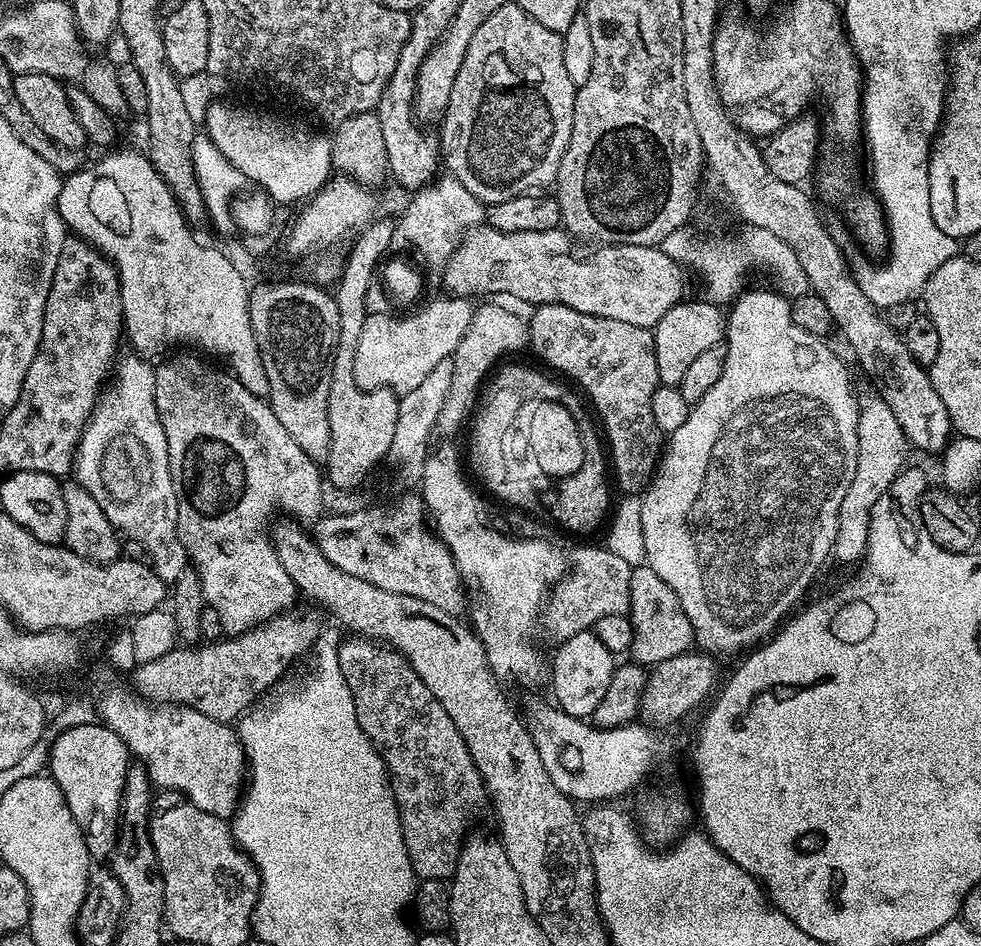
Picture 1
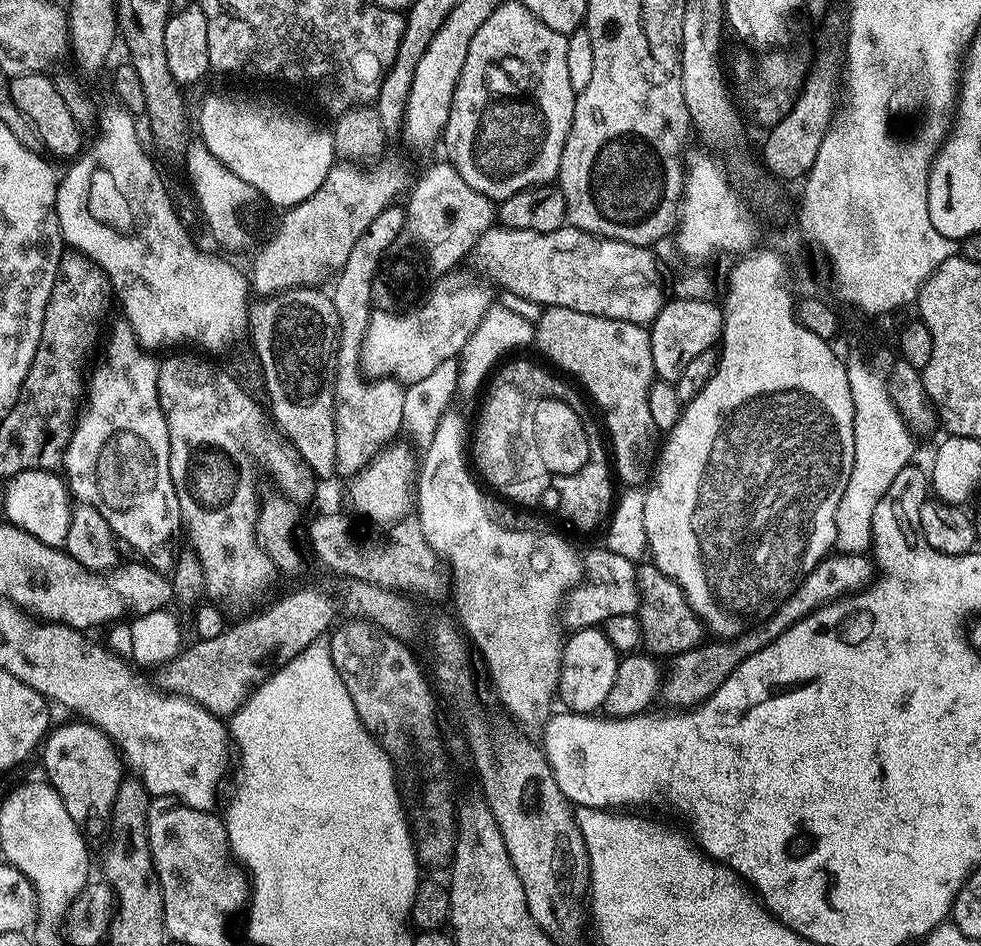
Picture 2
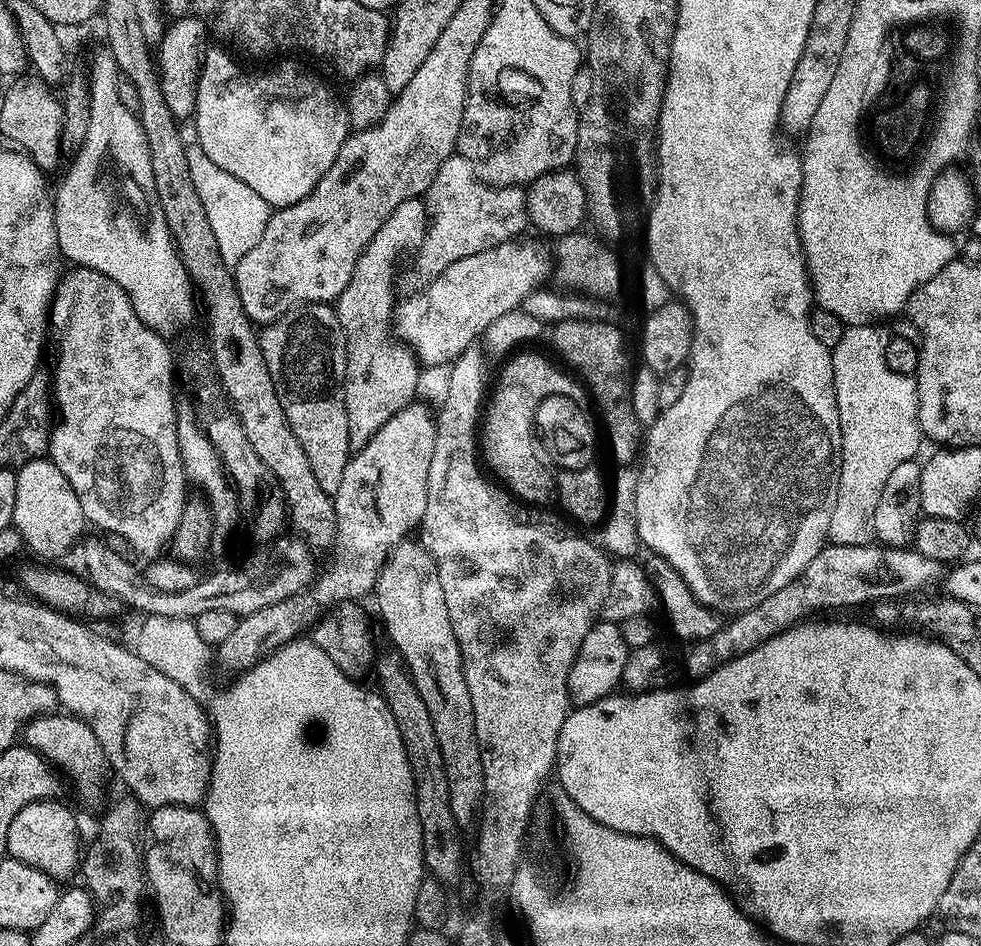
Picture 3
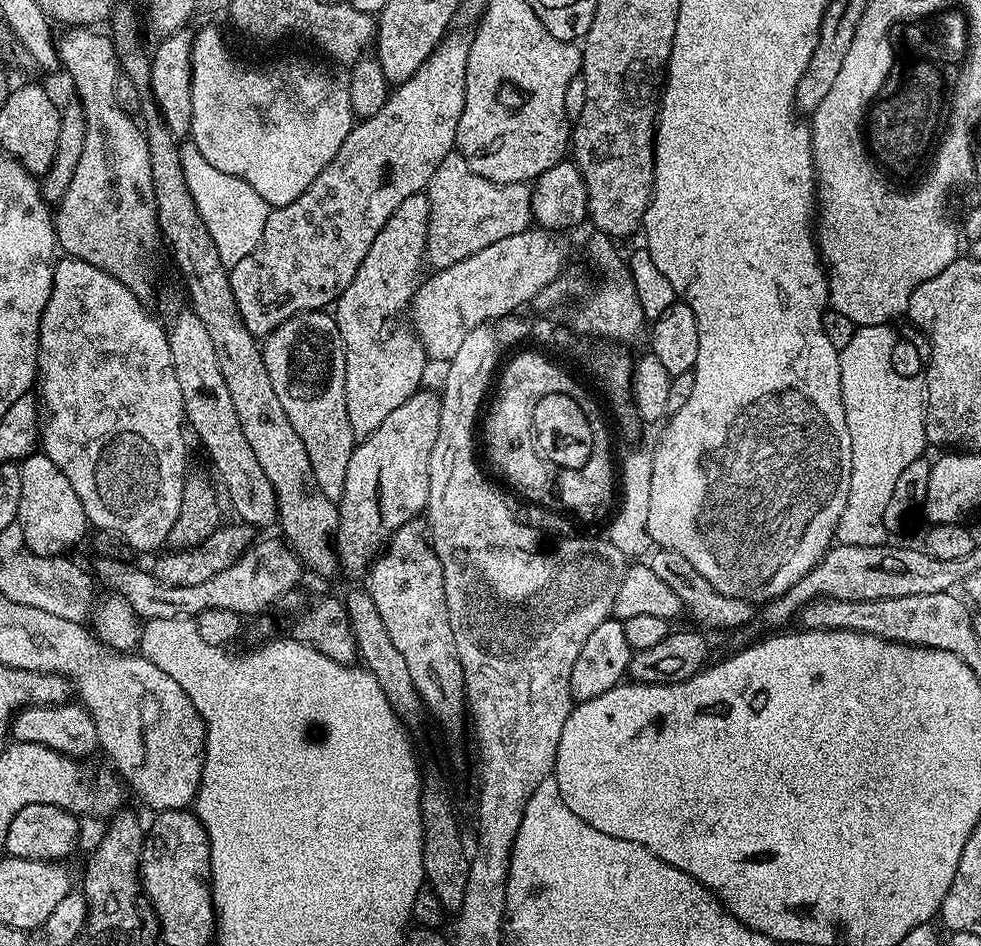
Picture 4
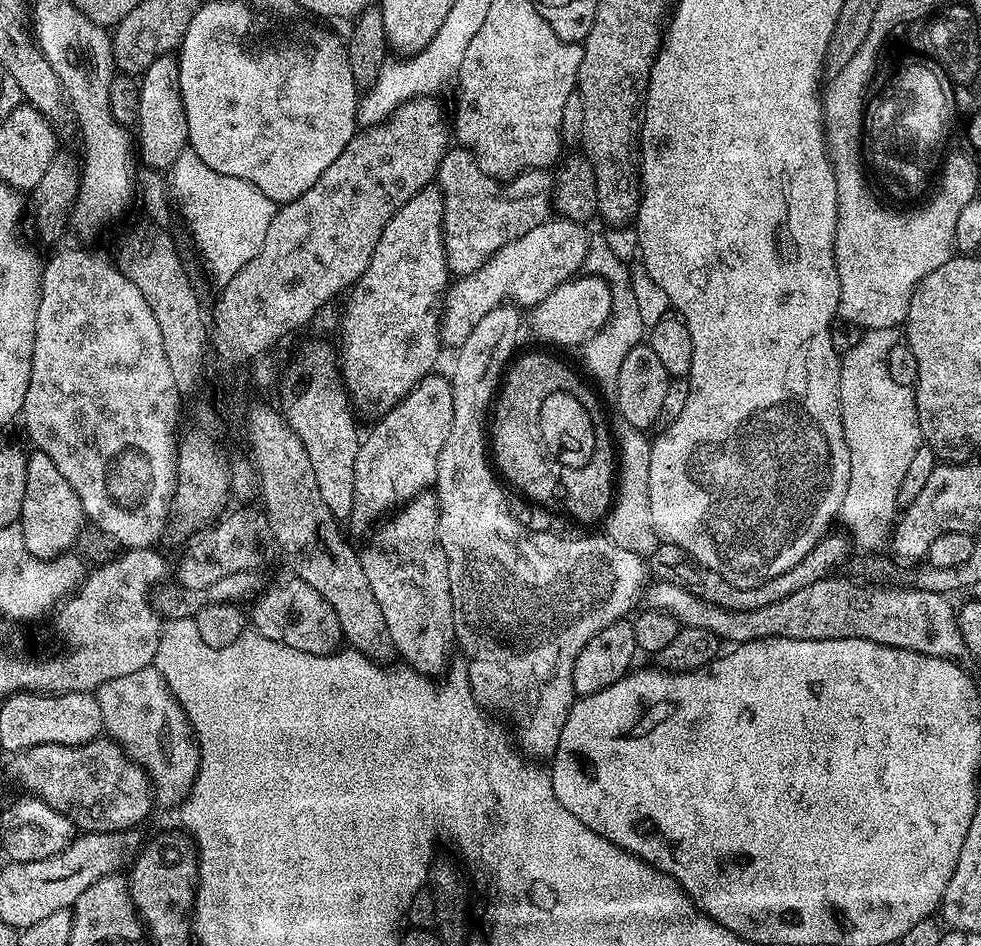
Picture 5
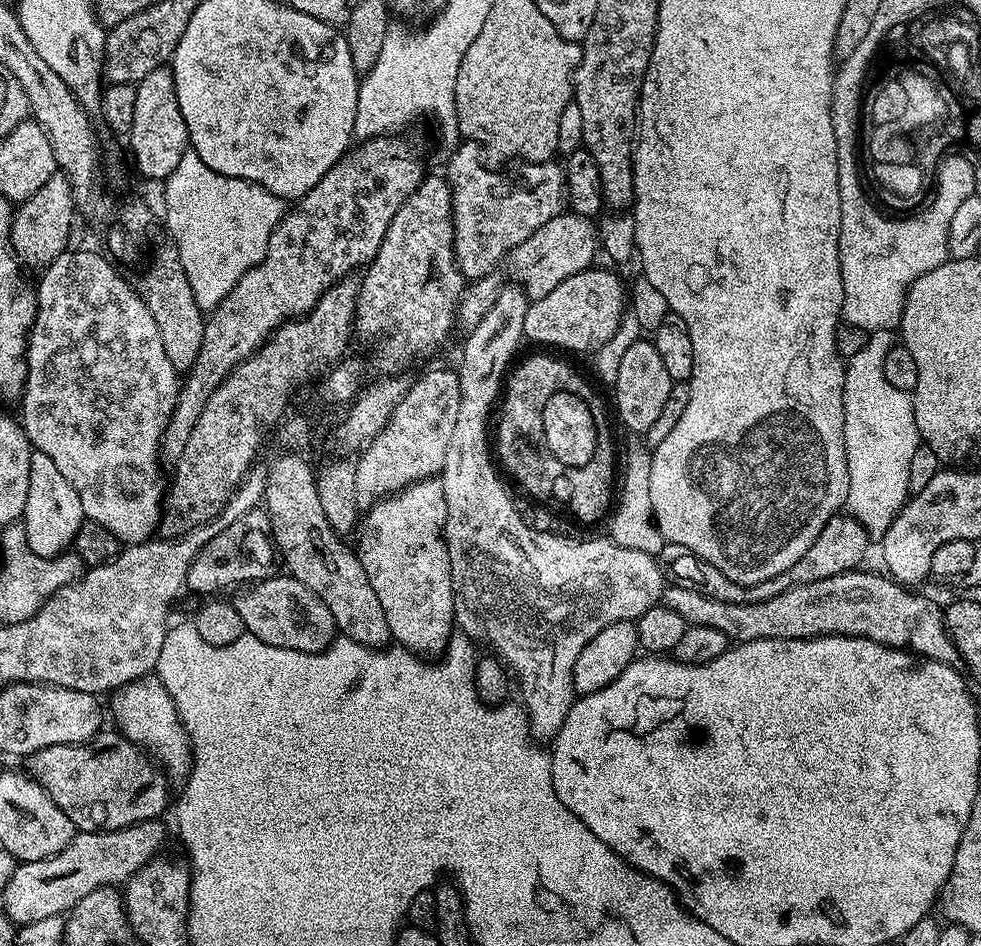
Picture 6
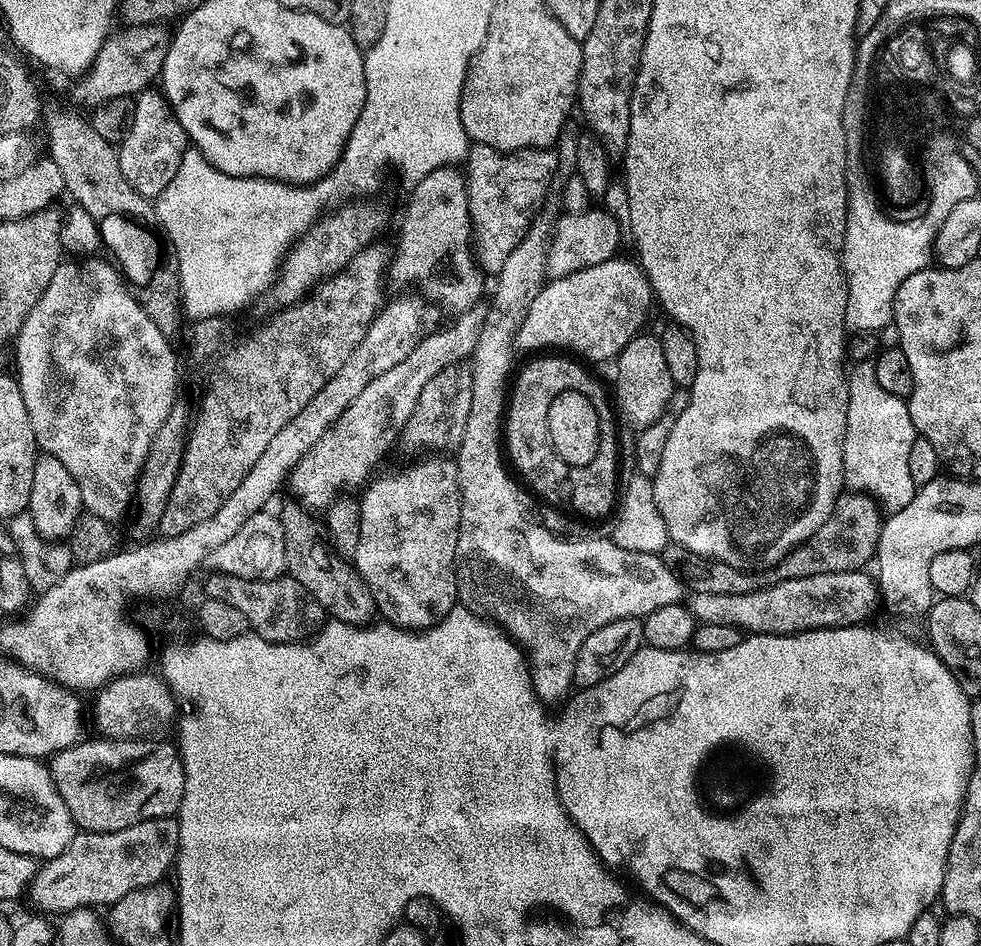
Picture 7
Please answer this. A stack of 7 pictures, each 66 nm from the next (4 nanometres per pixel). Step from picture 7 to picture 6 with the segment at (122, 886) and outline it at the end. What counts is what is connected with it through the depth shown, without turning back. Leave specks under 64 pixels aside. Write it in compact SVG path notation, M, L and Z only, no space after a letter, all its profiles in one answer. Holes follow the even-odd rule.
M163 819L143 820L113 832L77 831L72 841L58 854L41 860L17 863L10 882L2 890L3 912L19 926L39 922L41 918L64 916L90 890L120 886L135 876L138 869L152 861L164 844Z

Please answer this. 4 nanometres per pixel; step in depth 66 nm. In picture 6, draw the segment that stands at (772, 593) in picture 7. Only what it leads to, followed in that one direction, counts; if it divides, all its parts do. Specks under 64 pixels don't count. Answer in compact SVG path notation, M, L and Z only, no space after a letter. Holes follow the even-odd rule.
M853 570L843 572L834 578L822 578L822 582L806 582L794 586L790 590L786 590L782 594L778 594L774 598L766 598L766 602L754 602L753 604L727 604L726 602L718 602L718 598L706 598L706 594L698 594L698 590L686 590L682 586L672 584L665 587L662 593L662 602L670 610L678 610L678 614L682 614L685 625L688 626L711 626L713 630L722 630L732 642L743 642L745 640L815 640L818 636L860 636L864 640L873 640L875 644L885 644L888 648L899 648L922 656L926 660L937 660L943 664L951 664L953 666L961 663L960 652L956 648L956 644L952 641L952 636L948 633L948 622L946 612L943 607L939 608L934 601L928 596L919 596L918 591L909 590L896 580L889 578L887 575L875 576L872 572L864 572L865 570Z

